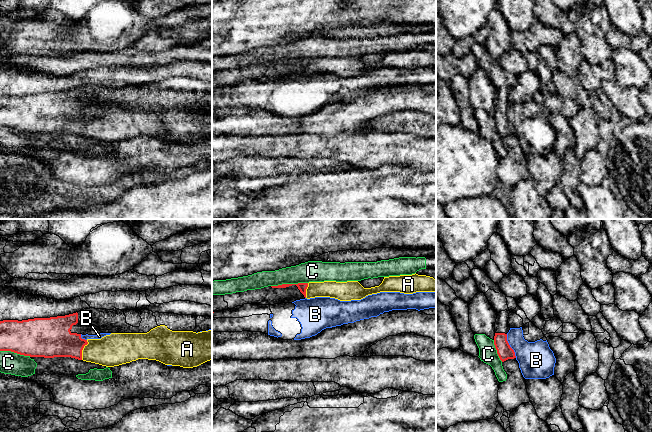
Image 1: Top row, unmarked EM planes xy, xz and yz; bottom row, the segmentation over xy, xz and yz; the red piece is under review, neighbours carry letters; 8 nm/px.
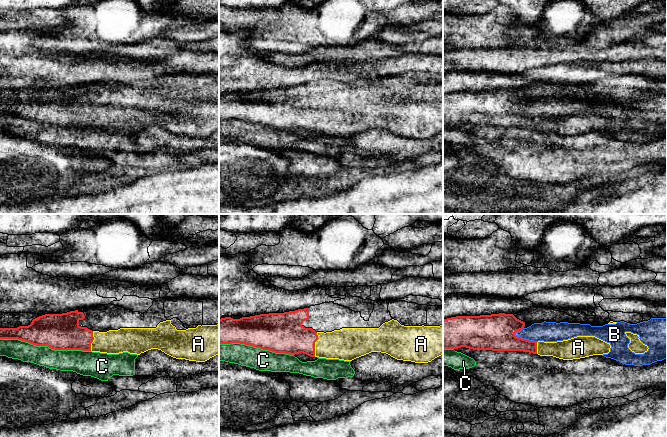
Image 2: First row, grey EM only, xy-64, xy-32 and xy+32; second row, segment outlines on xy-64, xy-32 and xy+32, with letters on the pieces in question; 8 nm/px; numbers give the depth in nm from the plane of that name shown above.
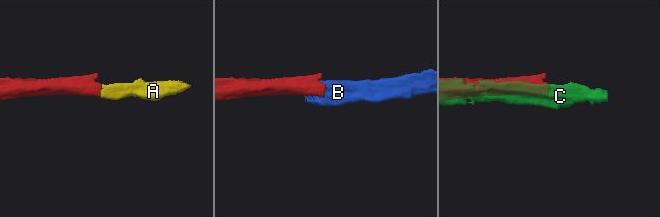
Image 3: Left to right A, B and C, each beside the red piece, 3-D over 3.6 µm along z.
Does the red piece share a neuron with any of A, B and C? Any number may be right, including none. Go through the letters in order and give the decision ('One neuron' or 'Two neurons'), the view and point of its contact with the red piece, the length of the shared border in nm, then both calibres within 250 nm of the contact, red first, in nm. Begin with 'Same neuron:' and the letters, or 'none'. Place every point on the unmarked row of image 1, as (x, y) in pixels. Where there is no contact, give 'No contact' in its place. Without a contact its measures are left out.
Same neuron: A
A: One neuron. Touches red at xy (82, 125). Shared border 170 nm. Thickness 300 nm (red) against 260 nm
B: Two neurons. Touches red at yz (509, 122). Shared border 200 nm. Thickness 120 nm (red) against 300 nm
C: Two neurons. Touches red at xz (289, 60). Shared border 300 nm. Thickness 70 nm (red) against 180 nm

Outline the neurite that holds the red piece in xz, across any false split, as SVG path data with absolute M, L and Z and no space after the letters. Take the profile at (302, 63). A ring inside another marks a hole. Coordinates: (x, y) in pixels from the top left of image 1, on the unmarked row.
M400 51L384 53L379 62L364 64L358 57L309 58L298 60L282 60L272 64L286 64L296 61L305 74L330 73L340 77L361 76L368 71L380 68L400 68L413 70L416 68L436 68L436 56L426 51Z

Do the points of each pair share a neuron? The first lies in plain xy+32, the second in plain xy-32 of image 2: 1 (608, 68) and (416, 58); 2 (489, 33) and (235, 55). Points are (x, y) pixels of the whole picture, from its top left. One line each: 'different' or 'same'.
1: same
2: different

